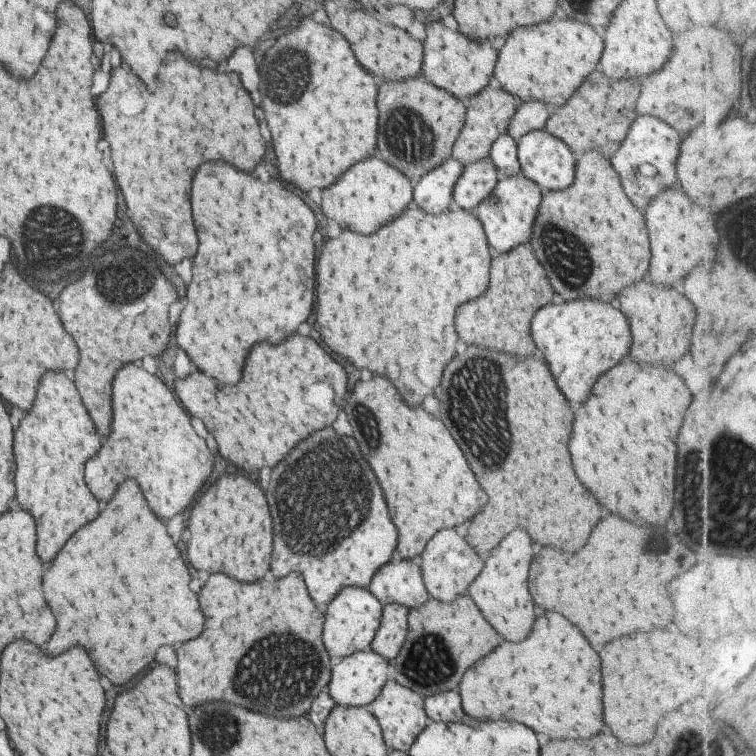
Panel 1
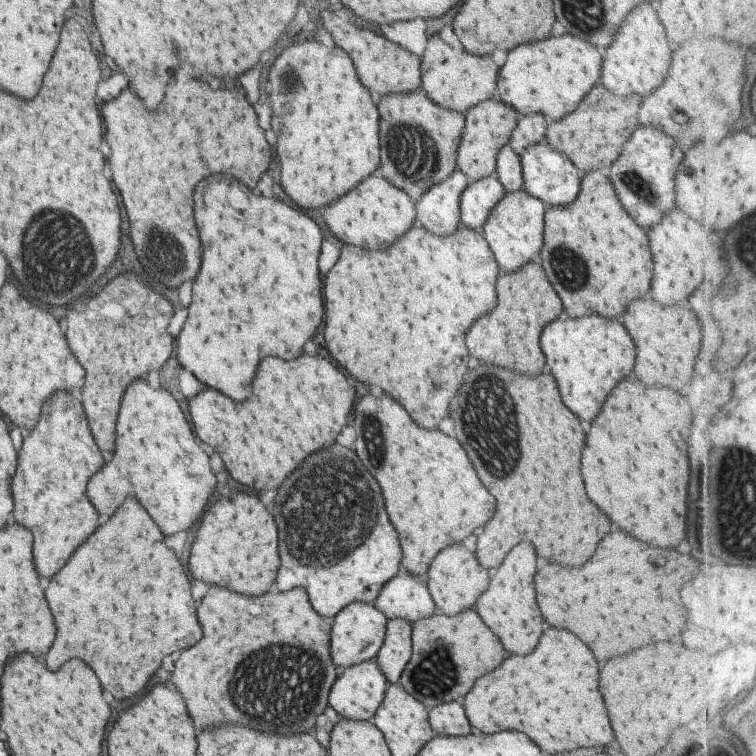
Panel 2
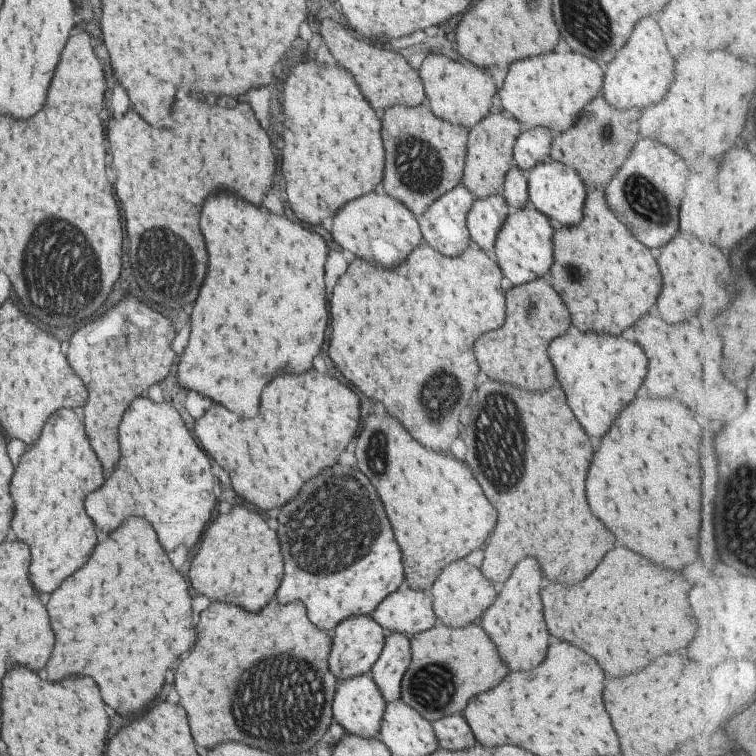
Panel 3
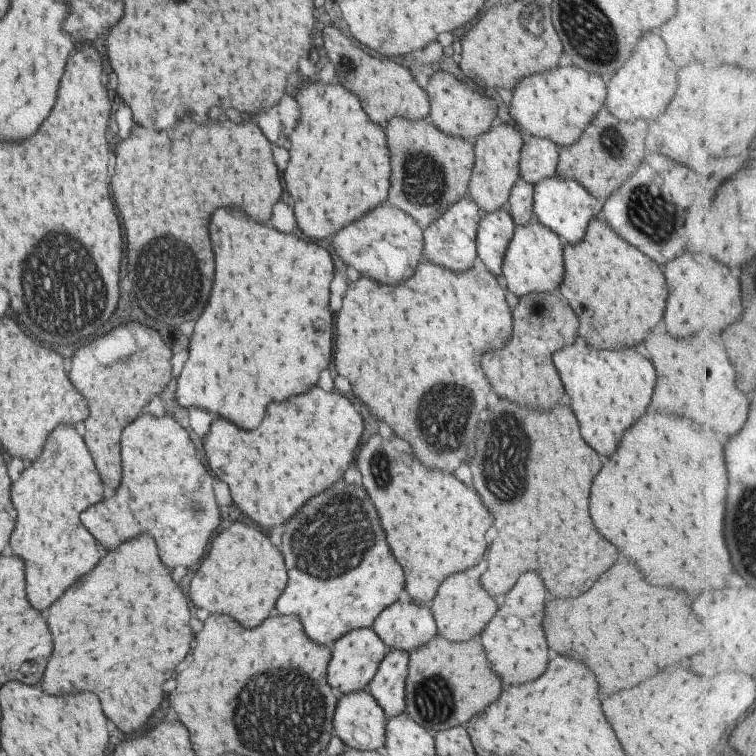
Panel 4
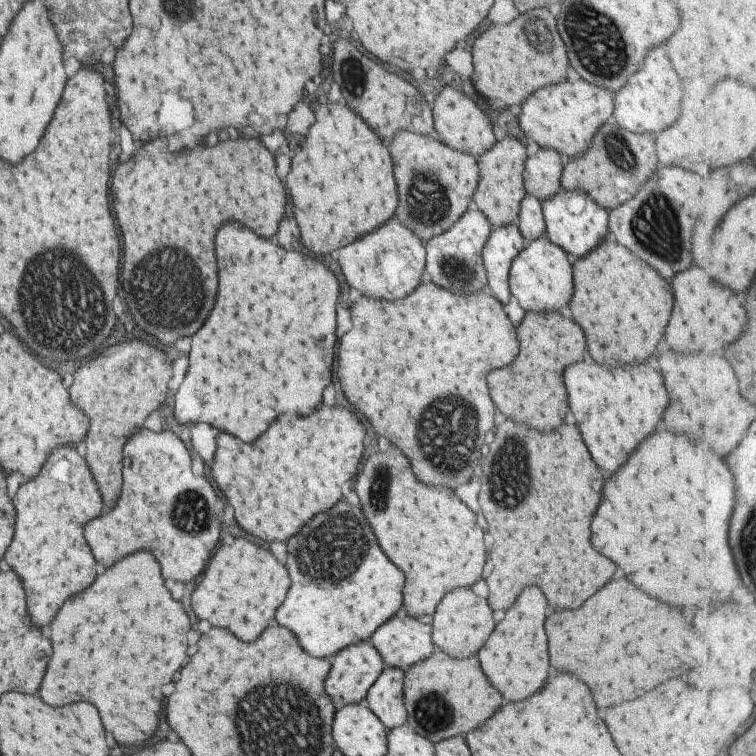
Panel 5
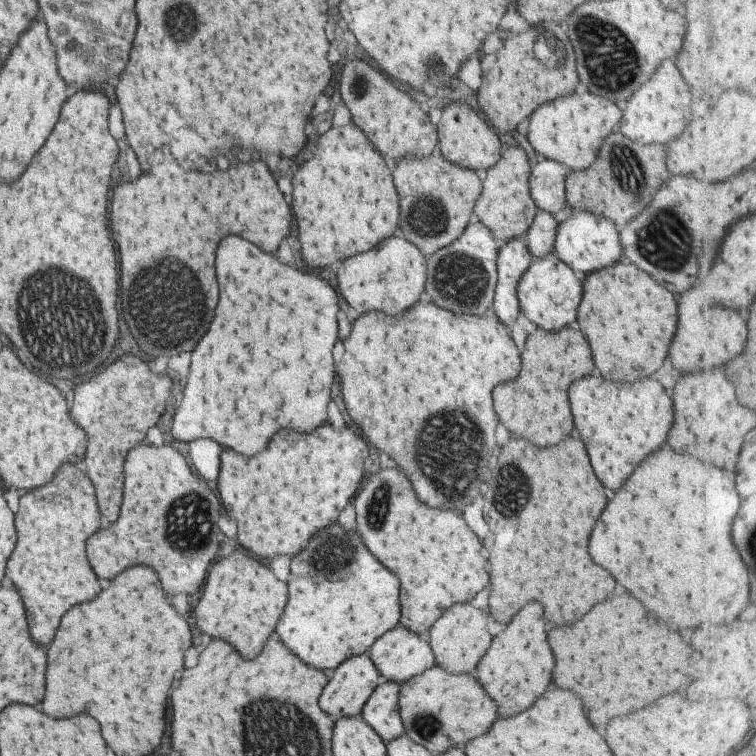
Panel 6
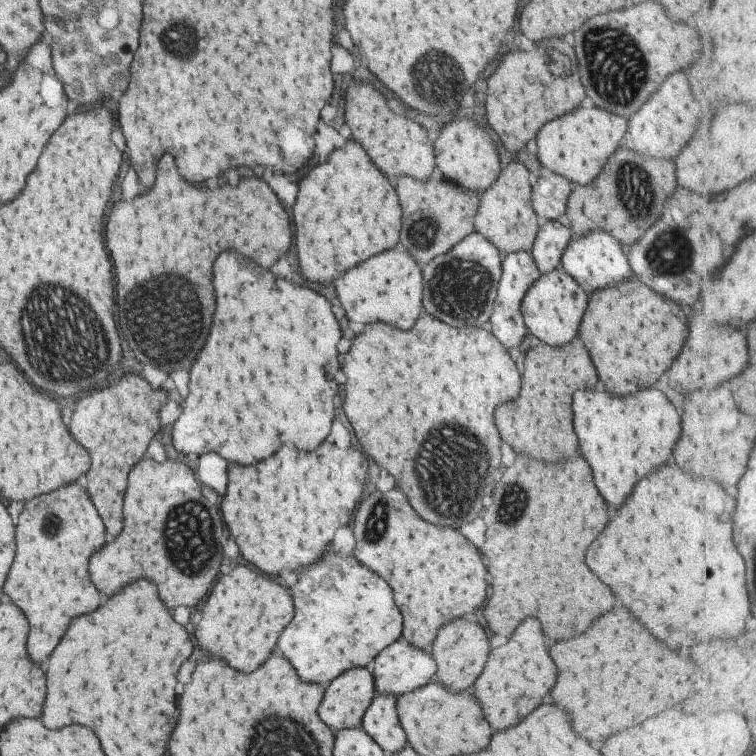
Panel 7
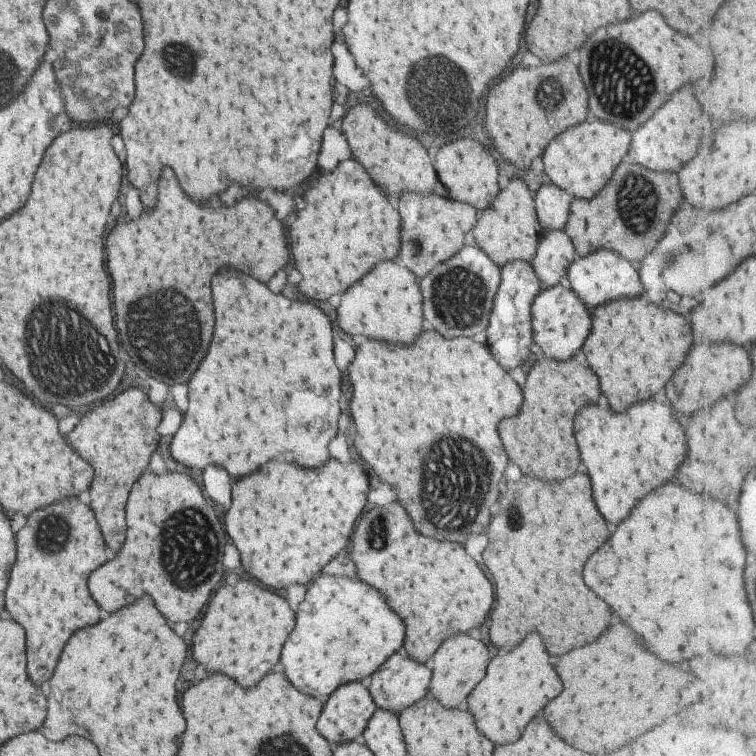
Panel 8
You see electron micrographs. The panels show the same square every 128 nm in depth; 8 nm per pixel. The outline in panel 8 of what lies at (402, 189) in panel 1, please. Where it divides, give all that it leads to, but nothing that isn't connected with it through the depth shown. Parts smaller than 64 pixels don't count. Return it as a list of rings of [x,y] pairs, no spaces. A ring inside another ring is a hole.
[[[393,262],[377,264],[361,282],[353,284],[335,310],[337,326],[349,336],[361,334],[371,340],[385,340],[389,344],[409,346],[421,332],[423,314],[421,314],[421,294],[413,274]]]

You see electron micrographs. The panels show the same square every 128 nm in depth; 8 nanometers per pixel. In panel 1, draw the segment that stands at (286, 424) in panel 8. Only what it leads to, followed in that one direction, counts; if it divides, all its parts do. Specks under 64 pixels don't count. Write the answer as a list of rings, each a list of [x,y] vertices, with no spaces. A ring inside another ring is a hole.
[[[205,162],[197,168],[189,196],[199,248],[193,258],[193,276],[187,292],[223,292],[223,312],[227,312],[223,336],[231,334],[233,340],[231,344],[223,340],[219,354],[203,354],[199,350],[205,344],[201,336],[205,332],[197,332],[195,338],[185,340],[185,330],[203,330],[201,316],[193,316],[193,308],[187,304],[175,332],[177,346],[205,376],[221,384],[237,384],[253,344],[283,342],[311,314],[315,218],[313,212],[279,182],[261,182],[221,162]]]

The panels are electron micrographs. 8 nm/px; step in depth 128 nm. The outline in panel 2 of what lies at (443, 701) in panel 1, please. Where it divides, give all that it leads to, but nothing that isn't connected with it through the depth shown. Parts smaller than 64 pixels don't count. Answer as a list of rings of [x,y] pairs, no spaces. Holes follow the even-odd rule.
[[[457,702],[442,704],[428,711],[428,723],[432,731],[443,737],[463,736],[471,732],[463,708]]]

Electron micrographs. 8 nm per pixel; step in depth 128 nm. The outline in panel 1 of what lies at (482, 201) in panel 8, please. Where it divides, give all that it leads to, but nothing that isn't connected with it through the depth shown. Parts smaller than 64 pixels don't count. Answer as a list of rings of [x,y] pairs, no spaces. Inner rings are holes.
[[[439,22],[427,24],[425,32],[421,61],[421,76],[425,76],[425,81],[463,102],[489,86],[497,53],[487,41],[470,41],[465,35],[453,32]]]

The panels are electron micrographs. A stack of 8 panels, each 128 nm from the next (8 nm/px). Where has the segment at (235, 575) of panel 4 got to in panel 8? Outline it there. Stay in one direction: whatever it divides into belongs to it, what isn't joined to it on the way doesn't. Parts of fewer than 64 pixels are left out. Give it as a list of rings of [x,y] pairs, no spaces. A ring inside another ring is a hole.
[[[239,580],[235,586],[219,588],[209,600],[205,616],[201,618],[201,624],[191,640],[191,656],[207,670],[207,674],[223,674],[237,682],[237,686],[251,688],[271,670],[271,666],[277,664],[289,630],[293,630],[293,612],[289,610],[287,602],[273,592],[259,588],[253,580]]]

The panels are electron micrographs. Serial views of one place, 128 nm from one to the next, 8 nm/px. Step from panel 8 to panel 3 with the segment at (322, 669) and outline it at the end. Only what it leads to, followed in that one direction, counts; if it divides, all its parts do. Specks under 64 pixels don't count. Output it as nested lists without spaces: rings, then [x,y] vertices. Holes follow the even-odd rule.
[[[333,466],[317,474],[313,482],[301,488],[297,498],[279,510],[277,524],[285,570],[275,598],[279,604],[293,600],[305,604],[309,622],[319,630],[331,633],[349,616],[369,617],[379,602],[403,582],[399,548],[391,536],[381,502],[369,480],[353,472],[353,468]]]

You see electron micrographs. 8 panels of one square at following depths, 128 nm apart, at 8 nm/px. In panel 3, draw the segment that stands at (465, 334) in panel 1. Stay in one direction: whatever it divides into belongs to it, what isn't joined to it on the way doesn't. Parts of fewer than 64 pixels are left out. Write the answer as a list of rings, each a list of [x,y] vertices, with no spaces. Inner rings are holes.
[[[544,278],[512,286],[504,293],[504,297],[506,309],[502,325],[493,334],[479,336],[477,342],[473,344],[479,370],[491,380],[495,378],[501,382],[511,382],[517,388],[529,392],[547,390],[553,384],[555,374],[546,350],[554,338],[563,336],[572,328],[568,308],[550,282]],[[529,372],[531,372],[531,384],[527,388]]]

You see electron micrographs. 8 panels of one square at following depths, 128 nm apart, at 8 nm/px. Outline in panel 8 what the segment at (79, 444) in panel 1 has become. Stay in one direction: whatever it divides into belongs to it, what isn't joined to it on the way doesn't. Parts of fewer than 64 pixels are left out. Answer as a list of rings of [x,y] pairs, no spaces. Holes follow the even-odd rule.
[[[77,500],[35,510],[15,536],[17,560],[11,568],[5,610],[25,630],[27,676],[33,684],[49,680],[67,638],[99,622],[99,610],[87,592],[87,576],[107,562],[105,544],[91,510]]]

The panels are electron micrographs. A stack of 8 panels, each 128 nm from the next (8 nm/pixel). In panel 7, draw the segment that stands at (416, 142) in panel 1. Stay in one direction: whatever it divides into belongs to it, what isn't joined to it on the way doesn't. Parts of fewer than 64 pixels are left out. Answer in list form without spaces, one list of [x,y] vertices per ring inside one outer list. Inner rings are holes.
[[[401,176],[397,180],[395,192],[397,192],[397,198],[399,198],[399,206],[401,206],[401,242],[399,244],[401,244],[401,249],[405,248],[413,256],[413,260],[417,264],[426,265],[432,258],[446,253],[458,242],[461,242],[463,237],[474,232],[472,220],[478,209],[479,196],[477,193],[471,193],[470,190],[463,190],[461,187],[447,180],[436,182],[429,178],[427,184],[421,184],[421,182],[417,182],[413,178],[407,178],[407,176]]]

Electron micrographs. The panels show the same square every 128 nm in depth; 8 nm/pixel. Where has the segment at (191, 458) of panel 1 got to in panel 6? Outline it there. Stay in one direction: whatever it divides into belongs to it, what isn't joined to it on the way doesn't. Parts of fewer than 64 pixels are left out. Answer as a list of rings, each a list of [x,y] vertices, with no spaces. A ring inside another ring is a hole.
[[[139,444],[125,456],[125,480],[123,480],[123,504],[119,518],[113,526],[107,526],[105,530],[95,532],[89,536],[87,560],[101,580],[111,580],[119,572],[123,572],[129,566],[143,564],[155,570],[161,580],[161,588],[167,596],[185,594],[191,596],[199,590],[199,586],[205,580],[207,566],[215,558],[215,552],[219,548],[219,542],[223,540],[223,534],[217,528],[219,518],[219,502],[217,498],[201,484],[189,470],[187,462],[173,450],[171,446],[143,446]]]

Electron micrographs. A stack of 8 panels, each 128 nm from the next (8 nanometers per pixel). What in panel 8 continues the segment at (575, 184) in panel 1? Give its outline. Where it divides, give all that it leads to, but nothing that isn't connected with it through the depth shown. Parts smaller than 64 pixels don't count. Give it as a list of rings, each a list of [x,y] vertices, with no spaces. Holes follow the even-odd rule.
[[[643,296],[609,301],[590,314],[591,330],[584,340],[583,356],[599,378],[599,388],[613,412],[623,412],[627,406],[651,398],[691,348],[689,324],[681,316],[649,304]]]

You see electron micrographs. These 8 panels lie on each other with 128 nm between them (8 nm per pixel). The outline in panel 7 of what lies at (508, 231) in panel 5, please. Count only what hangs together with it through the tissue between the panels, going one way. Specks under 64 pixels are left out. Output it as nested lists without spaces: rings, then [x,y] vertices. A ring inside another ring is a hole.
[[[523,251],[509,253],[501,257],[500,267],[500,279],[497,283],[493,310],[487,326],[491,328],[491,334],[497,338],[497,342],[501,342],[501,346],[505,348],[505,350],[511,350],[511,348],[519,346],[521,338],[528,332],[520,309],[521,299],[541,274],[535,266],[533,259],[530,257],[530,253]]]

